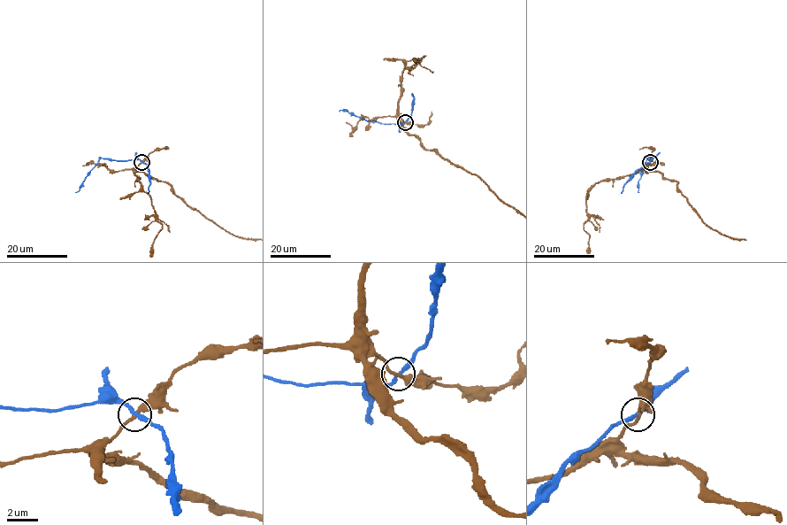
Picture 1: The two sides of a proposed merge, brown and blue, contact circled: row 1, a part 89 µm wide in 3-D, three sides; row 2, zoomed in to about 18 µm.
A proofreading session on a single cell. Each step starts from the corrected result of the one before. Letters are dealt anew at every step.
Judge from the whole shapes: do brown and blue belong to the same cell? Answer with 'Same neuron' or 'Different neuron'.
Different neuron

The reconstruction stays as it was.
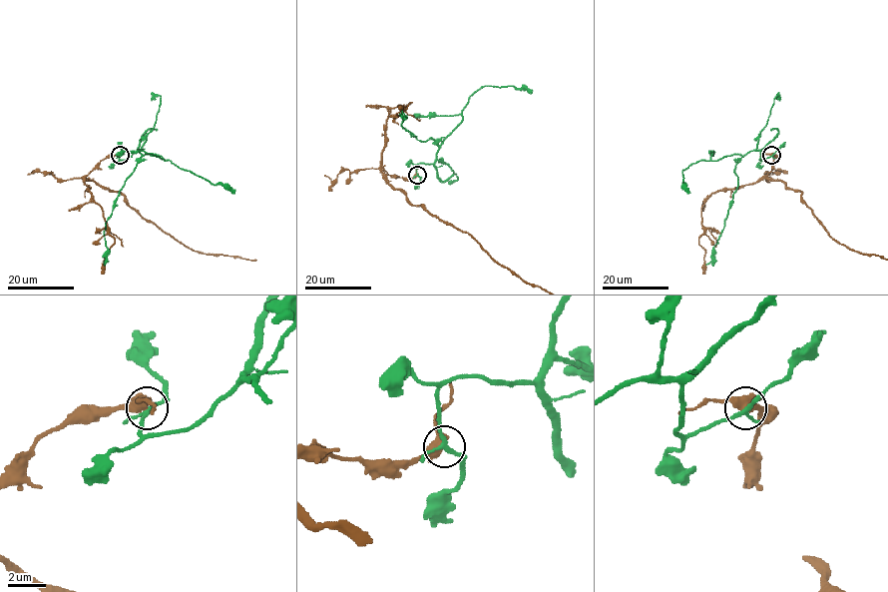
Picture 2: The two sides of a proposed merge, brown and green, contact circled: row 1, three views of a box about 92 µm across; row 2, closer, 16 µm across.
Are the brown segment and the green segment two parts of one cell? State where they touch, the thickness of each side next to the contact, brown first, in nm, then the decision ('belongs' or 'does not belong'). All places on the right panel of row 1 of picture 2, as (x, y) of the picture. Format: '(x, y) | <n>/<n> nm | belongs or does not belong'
(771, 155) | 400/190 nm | does not belong

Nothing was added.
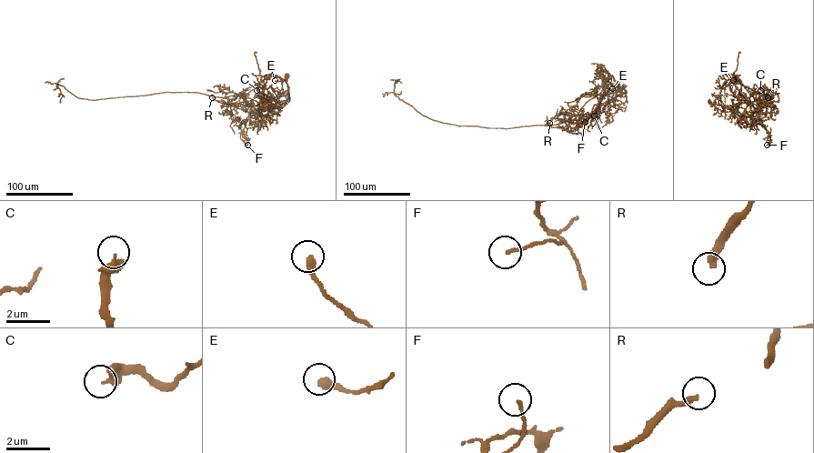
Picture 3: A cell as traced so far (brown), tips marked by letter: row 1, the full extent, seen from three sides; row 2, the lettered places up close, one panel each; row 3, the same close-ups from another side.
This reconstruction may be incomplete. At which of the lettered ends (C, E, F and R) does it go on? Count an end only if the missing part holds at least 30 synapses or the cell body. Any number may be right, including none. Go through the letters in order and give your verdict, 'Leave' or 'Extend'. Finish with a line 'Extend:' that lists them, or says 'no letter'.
C: Leave
E: Leave
F: Leave
R: Extend
Extend: R

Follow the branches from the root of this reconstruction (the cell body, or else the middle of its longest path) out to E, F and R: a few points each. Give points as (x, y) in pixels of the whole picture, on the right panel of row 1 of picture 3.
E: (731, 75), (744, 103), (748, 100), (740, 91), (741, 81), (733, 80)
F: (731, 75), (746, 104), (747, 114), (759, 117), (768, 132), (770, 143), (767, 145)
R: (731, 75), (744, 98), (748, 115), (758, 117), (760, 107), (757, 103), (768, 97)

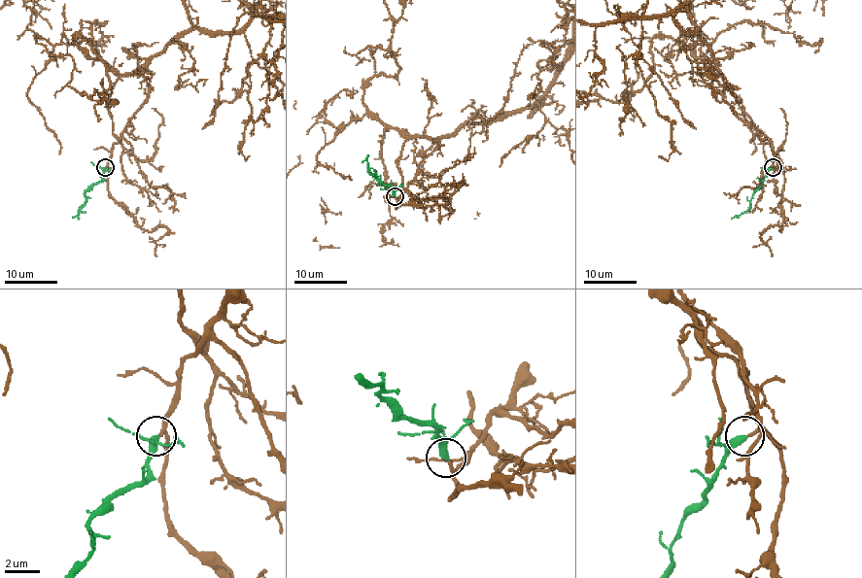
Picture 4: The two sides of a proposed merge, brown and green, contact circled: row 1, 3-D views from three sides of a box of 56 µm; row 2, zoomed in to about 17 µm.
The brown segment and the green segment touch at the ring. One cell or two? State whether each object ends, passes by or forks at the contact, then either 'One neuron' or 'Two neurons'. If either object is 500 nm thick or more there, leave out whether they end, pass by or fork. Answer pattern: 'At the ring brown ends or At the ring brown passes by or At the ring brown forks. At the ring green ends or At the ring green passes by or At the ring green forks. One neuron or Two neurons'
At the ring brown passes by. At the ring green ends. One neuron

